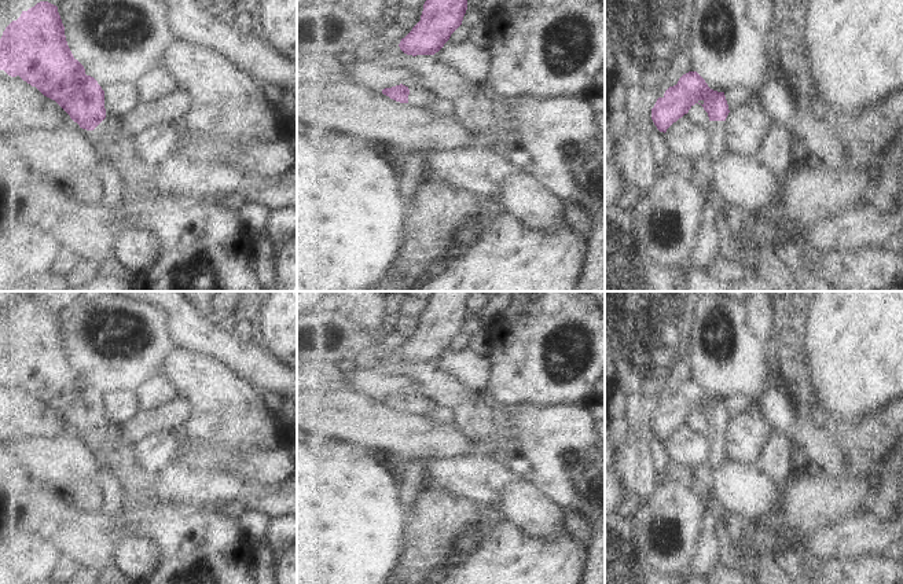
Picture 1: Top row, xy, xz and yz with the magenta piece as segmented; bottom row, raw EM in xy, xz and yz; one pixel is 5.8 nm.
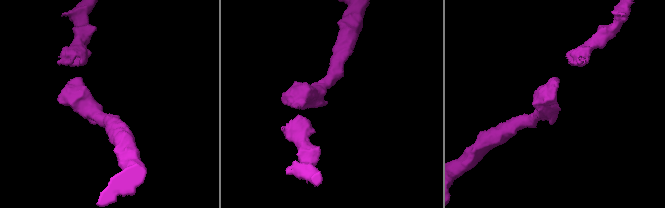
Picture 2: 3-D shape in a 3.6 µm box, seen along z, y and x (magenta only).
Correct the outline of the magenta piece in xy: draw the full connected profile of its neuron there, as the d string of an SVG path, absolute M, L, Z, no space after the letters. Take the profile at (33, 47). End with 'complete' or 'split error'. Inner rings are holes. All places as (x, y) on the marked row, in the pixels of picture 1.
M40 1L22 11L21 16L5 27L0 38L0 70L11 77L19 76L55 100L80 128L95 131L104 140L99 154L118 168L125 191L140 195L154 184L162 166L150 165L137 148L136 139L121 136L117 122L106 117L104 91L93 77L85 74L84 66L73 56L56 5Z | split error

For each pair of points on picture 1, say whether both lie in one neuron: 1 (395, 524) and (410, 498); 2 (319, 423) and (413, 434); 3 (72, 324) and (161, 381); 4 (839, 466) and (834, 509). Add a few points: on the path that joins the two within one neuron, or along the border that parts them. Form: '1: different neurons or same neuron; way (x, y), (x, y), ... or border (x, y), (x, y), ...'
1: different neurons; border (400, 476), (403, 485), (399, 498), (408, 513)
2: same neuron; way (342, 423), (373, 423), (389, 429)
3: different neurons; border (161, 371), (139, 392)
4: different neurons; border (844, 472), (837, 478), (830, 477)

